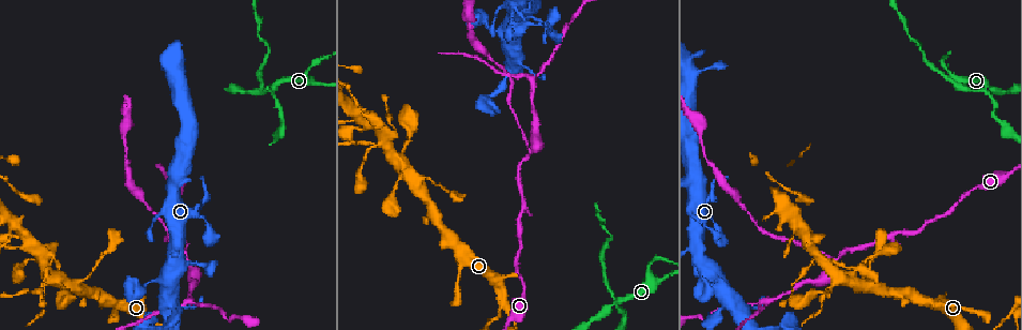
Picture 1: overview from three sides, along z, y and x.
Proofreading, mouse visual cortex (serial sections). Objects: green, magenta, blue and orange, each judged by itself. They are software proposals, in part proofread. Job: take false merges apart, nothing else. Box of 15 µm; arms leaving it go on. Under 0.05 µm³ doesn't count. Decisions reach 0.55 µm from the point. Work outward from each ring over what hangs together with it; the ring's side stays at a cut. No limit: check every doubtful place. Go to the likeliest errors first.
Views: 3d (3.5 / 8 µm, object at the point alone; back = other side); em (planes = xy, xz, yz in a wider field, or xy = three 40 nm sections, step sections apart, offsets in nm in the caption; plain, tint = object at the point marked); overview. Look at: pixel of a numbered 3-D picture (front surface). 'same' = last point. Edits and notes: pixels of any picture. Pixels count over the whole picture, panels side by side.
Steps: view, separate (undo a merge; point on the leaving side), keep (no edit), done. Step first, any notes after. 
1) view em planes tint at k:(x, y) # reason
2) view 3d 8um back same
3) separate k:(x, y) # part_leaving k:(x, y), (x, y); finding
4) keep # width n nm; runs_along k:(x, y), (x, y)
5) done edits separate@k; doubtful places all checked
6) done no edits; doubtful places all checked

view 3d 3.5um at 1:(530, 153) # abrupt turn

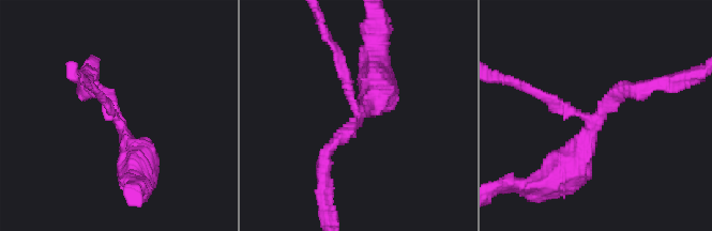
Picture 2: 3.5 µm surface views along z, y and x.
view em xy step 1 tint at 2:(354, 115)

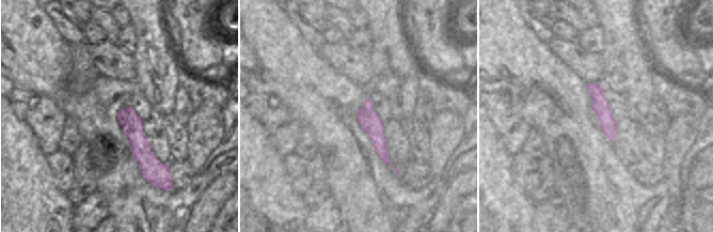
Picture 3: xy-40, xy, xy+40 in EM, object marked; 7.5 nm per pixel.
separate 2:(344, 70) # width 160 nm; part_leaving 2:(352, 103), (336, 48), (322, 27); two cells meet here

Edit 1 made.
view overview # redraw

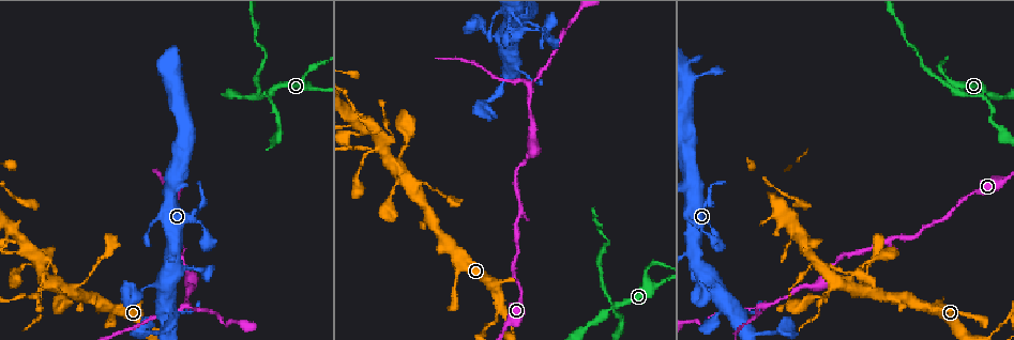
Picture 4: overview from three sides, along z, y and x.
view 3d 3.5um at 4:(187, 305) # branch point

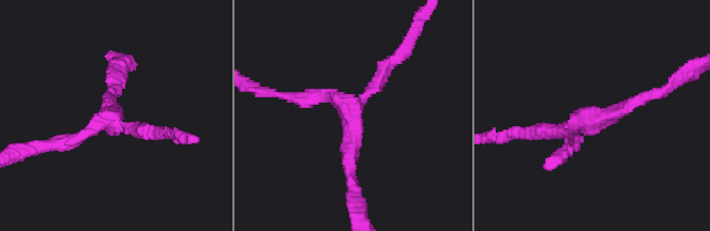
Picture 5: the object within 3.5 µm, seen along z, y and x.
view em planes plain at 5:(355, 112) # need the tissue

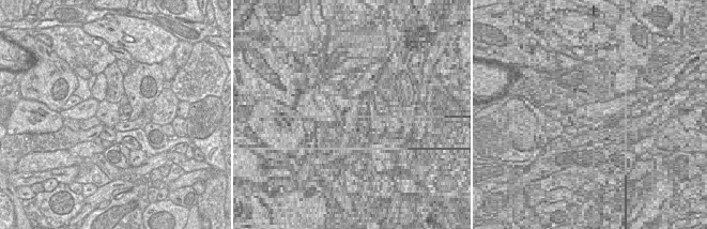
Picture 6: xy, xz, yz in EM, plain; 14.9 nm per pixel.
view em planes tint same

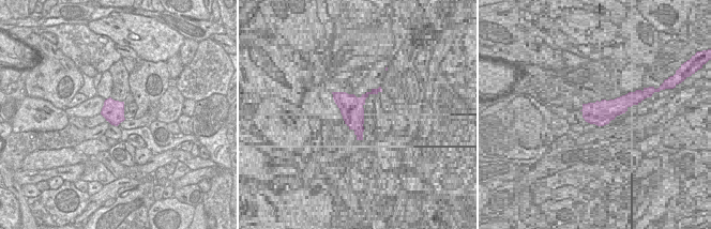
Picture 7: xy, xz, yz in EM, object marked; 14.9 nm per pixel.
keep # runs_along 5:(350, 178), (353, 106), (393, 60); continuous, no second cell

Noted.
view 3d 8um back at 4:(986, 90) # four-way junction

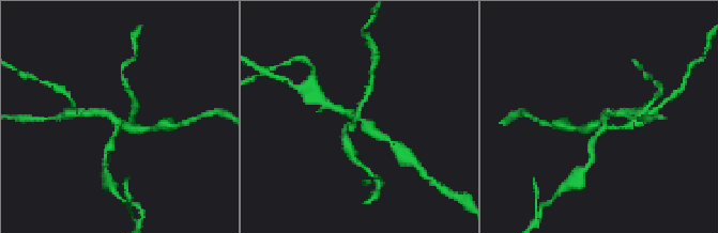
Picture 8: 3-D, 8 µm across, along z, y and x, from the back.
view em xy step 2 tint at 8:(354, 116) # arms 4; arm_widths 150, 200, 200, 300 nm; shape alone is not enough

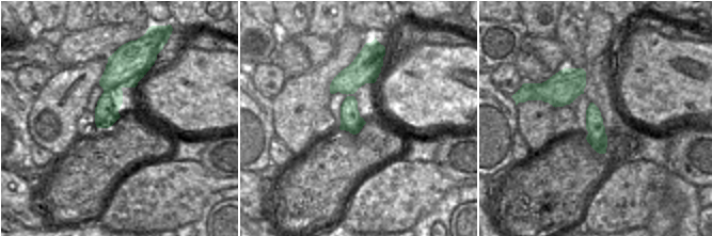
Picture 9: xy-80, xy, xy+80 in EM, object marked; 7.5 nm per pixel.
separate 8:(591, 143) # border 9:(121, 88), (104, 90); two cells meet here

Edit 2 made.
view 3d 3.5um back at 4:(382, 144) # four-way junction

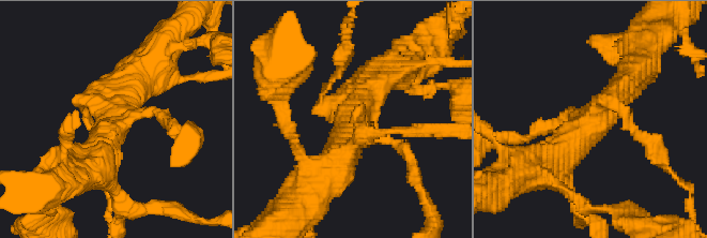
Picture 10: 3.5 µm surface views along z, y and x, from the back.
view em planes tint at 10:(111, 127) # arms 4; arm_widths 150, 150, 450, 500 nm

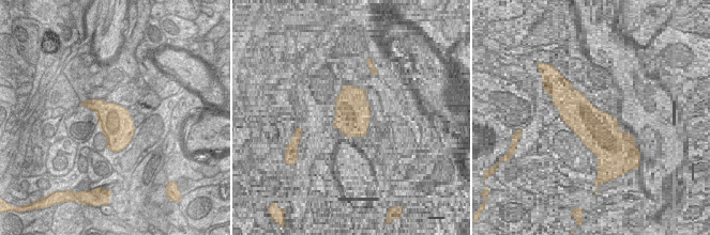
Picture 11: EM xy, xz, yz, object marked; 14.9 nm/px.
view em xy step 2 tint same

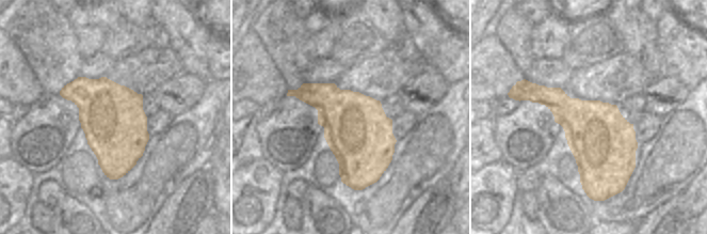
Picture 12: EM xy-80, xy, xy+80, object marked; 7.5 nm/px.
keep # runs_along 10:(538, 172), (590, 125), (631, 76); one cell here

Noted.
done edits separate@2, separate@8; doubtful places all checked

